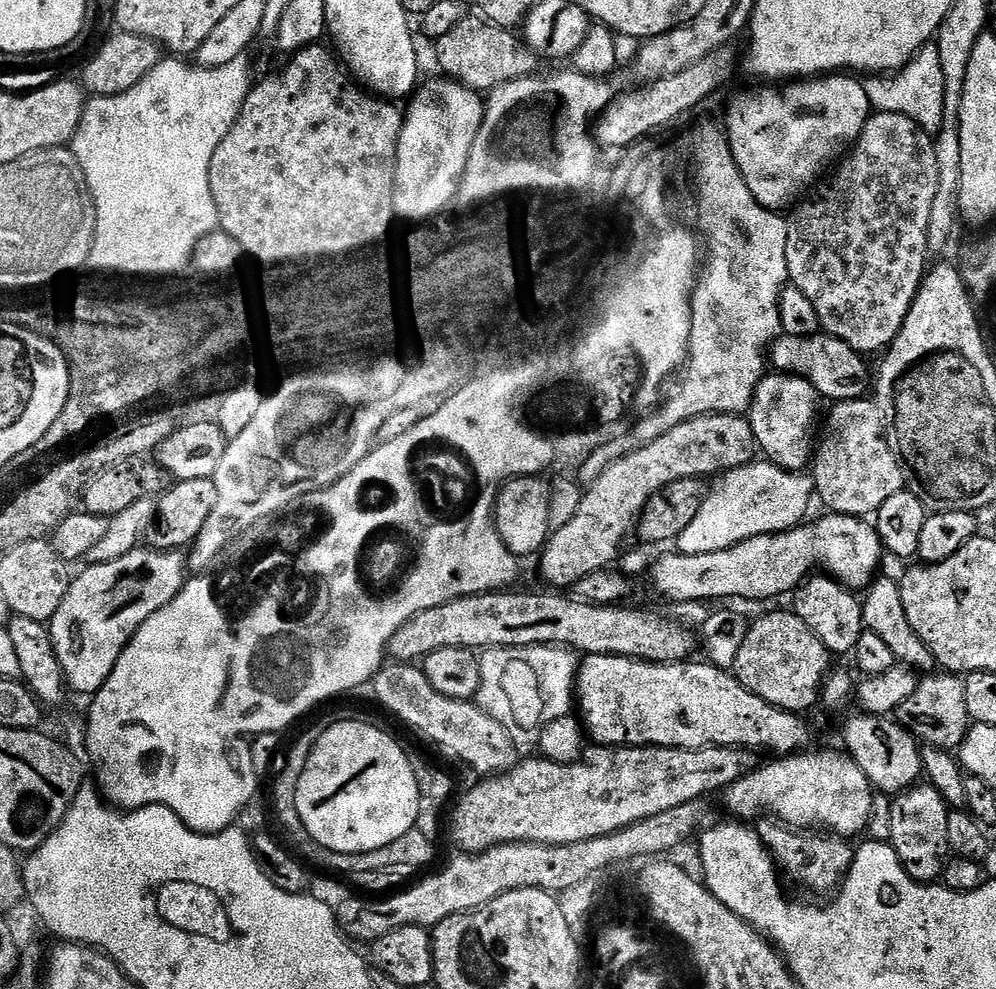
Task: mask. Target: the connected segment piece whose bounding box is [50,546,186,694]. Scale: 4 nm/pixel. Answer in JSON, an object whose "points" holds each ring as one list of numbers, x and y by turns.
{"points":[[148,546,135,548,130,554,118,558,114,562,94,564,85,567,80,577,73,579,68,585,68,593,52,615,50,631,52,633,52,649,64,671,64,678,69,689,76,692,95,694,108,681,124,647,132,640,132,636,152,615,162,610,175,598,186,583,186,556,180,550,153,550]]}

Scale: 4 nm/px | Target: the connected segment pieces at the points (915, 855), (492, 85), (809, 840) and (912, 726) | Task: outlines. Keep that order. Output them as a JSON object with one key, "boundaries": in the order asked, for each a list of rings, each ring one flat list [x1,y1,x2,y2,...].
{"boundaries":[[[917,782,904,789,892,804,892,849,898,854,900,865,920,884,939,881,944,875,950,853,946,842,946,822,950,811,947,802,933,784]],[[469,15,450,34,435,41,436,60,445,77,464,84,474,92,487,94,506,82,537,75,538,57,524,45,515,31,500,28,479,15]],[[760,818,754,824,761,842,772,854,779,871,792,880,797,880,804,888,820,892,823,888,835,889,848,875,852,865,854,848,847,839,831,834,817,834,812,830,793,830,784,821,775,818]],[[928,674,917,683,914,694,902,702,894,716,899,724,911,732,917,741,933,748,959,749,970,727,966,710,966,690,964,680,956,674]]]}

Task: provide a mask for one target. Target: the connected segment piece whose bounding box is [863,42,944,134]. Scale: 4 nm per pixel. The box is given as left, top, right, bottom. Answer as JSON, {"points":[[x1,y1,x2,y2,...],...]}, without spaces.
{"points":[[929,42,913,56,912,61,899,72,887,78,868,78,863,81,866,94,876,112,902,114,930,134,939,133,944,125,944,79,942,58,938,46]]}

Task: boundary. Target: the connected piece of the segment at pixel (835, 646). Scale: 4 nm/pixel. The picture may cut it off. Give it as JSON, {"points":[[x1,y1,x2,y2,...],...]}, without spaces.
{"points":[[813,574,796,589,791,597,791,611,795,612,806,626,837,657,855,653,858,638,864,631,864,605,861,597,845,584,840,584,827,574]]}

